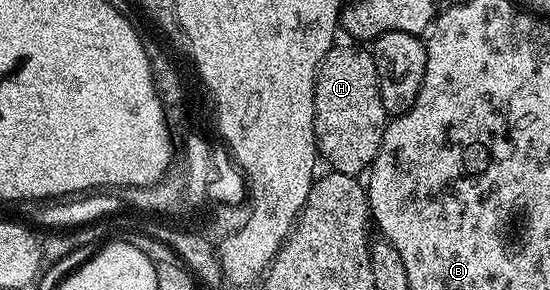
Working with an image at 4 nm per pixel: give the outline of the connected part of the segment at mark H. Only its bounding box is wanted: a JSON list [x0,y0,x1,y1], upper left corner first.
[316,43,390,177]

